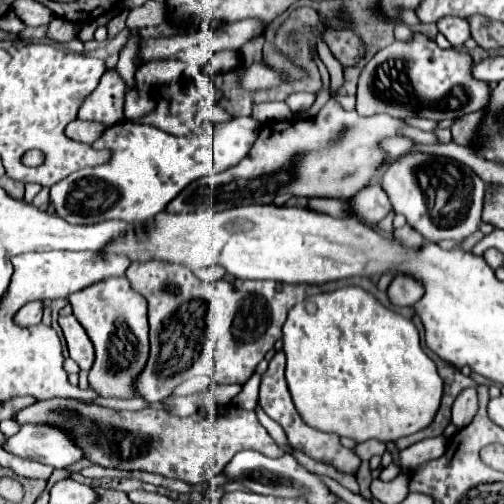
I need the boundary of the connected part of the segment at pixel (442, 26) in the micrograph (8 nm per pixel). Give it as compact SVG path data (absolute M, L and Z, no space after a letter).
M443 18L443 22L439 22L437 28L441 34L445 34L453 48L463 48L463 44L471 38L469 22L463 18Z

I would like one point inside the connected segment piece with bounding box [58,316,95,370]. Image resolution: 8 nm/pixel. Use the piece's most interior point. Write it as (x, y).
(80, 349)

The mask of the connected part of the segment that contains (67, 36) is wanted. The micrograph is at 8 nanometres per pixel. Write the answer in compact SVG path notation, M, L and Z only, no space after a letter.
M53 18L53 22L49 24L47 30L47 38L55 40L55 42L69 42L77 36L77 24L75 22L67 22L63 18Z

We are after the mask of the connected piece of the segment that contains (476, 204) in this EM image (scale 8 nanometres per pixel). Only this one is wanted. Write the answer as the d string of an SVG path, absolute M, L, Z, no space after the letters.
M411 152L397 158L383 174L381 188L389 194L395 214L403 214L407 222L423 232L429 242L467 238L479 228L485 202L485 182L465 164L437 154Z

